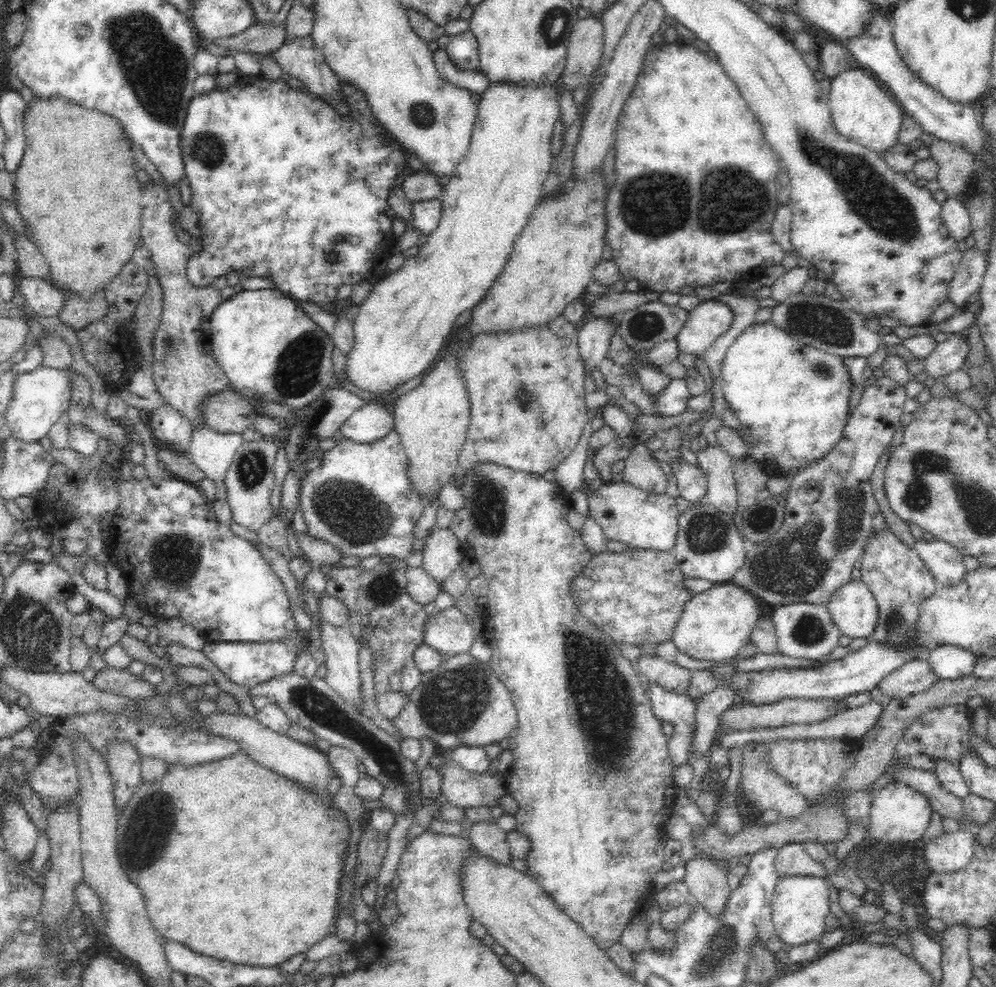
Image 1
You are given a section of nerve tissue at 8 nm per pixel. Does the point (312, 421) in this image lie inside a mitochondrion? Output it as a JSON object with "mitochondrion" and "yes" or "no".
{"mitochondrion":"yes"}

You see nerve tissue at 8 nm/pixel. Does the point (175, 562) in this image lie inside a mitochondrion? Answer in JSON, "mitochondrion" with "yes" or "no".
{"mitochondrion":"yes"}

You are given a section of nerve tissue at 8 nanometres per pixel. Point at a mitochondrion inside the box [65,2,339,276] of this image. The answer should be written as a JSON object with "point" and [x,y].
{"point":[157,75]}

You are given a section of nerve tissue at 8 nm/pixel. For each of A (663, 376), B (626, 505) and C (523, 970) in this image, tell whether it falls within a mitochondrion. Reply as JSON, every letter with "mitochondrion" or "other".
{"A":"other","B":"other","C":"other"}

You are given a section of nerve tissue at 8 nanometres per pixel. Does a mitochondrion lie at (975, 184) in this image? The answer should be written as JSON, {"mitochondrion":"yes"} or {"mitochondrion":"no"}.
{"mitochondrion":"yes"}

